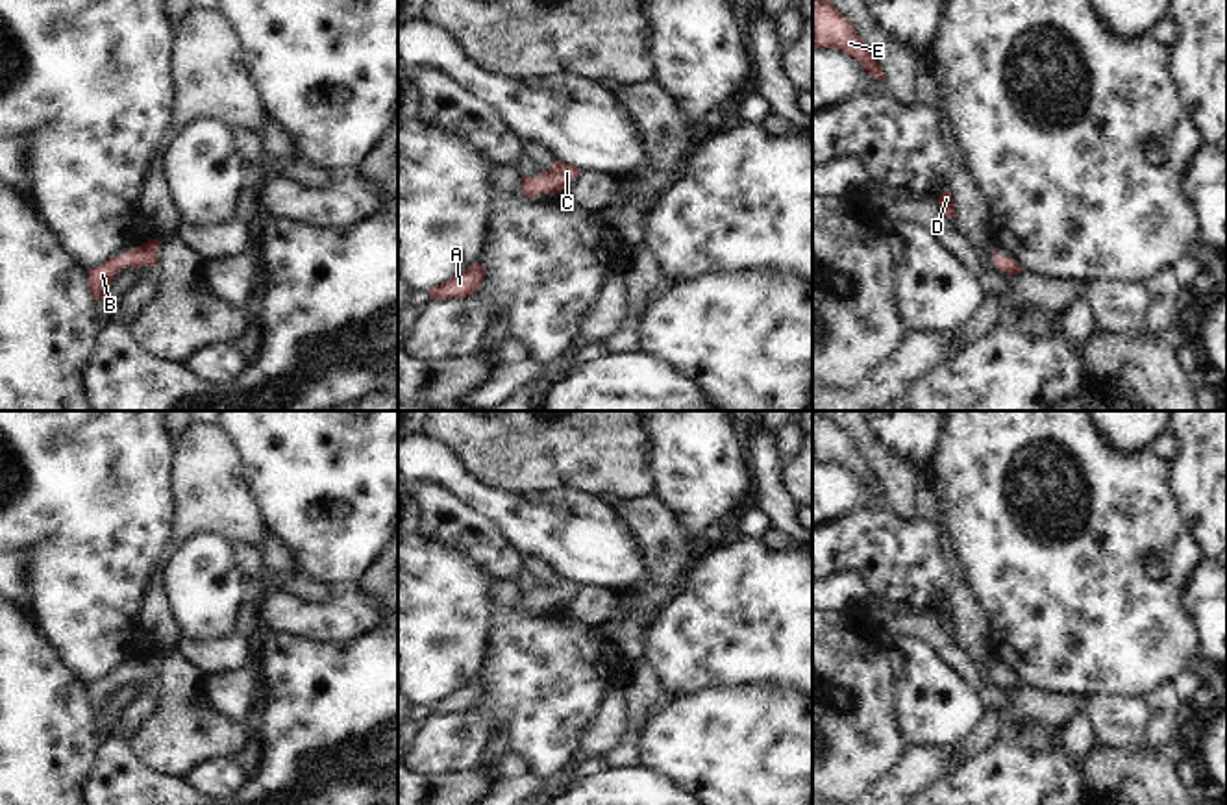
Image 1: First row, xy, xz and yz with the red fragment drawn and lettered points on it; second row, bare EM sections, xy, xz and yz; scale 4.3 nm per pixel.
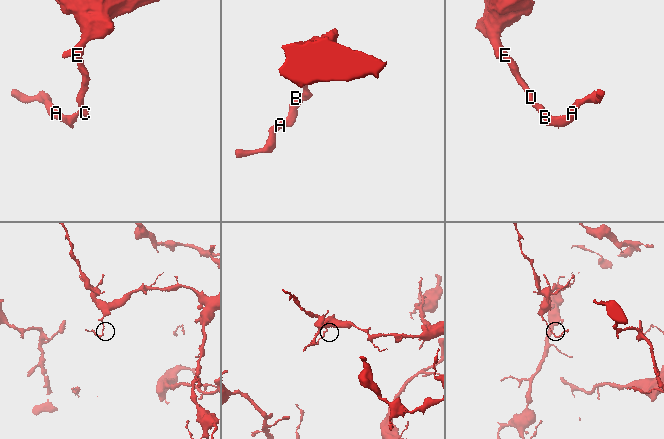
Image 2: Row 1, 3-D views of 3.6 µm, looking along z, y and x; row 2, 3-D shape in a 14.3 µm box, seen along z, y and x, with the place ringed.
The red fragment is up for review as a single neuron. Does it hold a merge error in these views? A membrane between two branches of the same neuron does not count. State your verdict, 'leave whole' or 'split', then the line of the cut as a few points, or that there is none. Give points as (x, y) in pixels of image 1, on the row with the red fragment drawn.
leave whole | no cut

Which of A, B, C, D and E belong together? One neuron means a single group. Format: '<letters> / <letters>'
A B C D E

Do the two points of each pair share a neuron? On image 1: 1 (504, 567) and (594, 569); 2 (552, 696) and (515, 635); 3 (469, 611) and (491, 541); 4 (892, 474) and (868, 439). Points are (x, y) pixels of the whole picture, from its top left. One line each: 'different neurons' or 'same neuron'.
1: different neurons
2: same neuron
3: different neurons
4: same neuron

